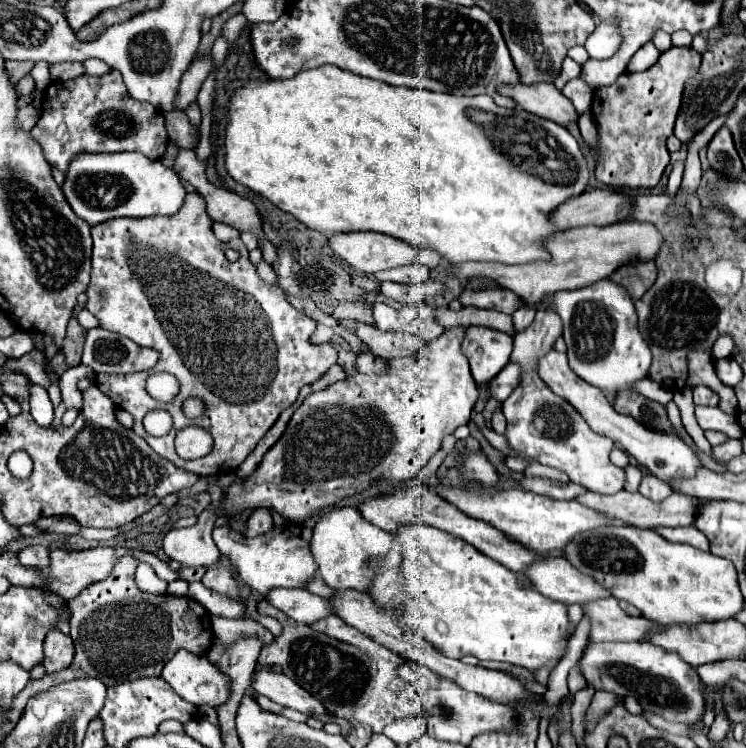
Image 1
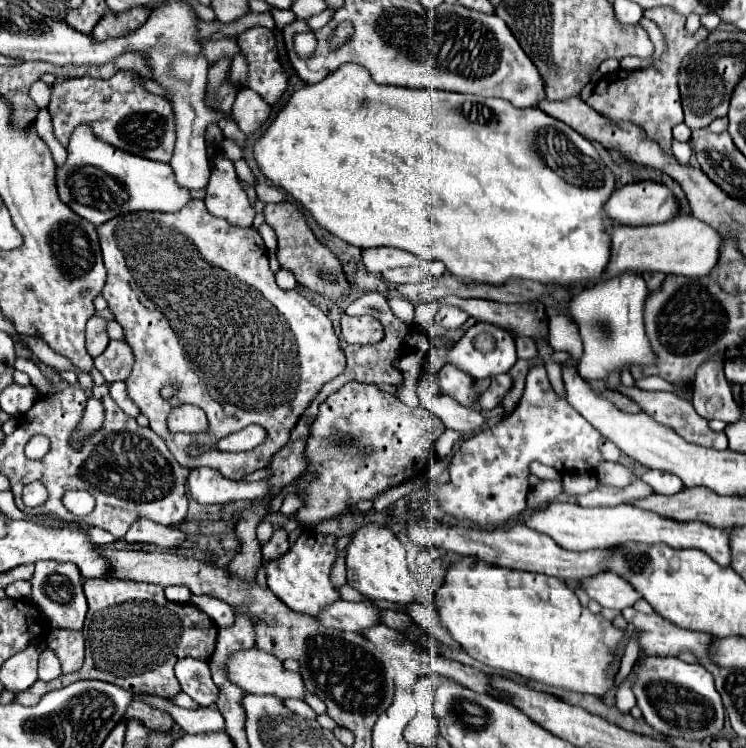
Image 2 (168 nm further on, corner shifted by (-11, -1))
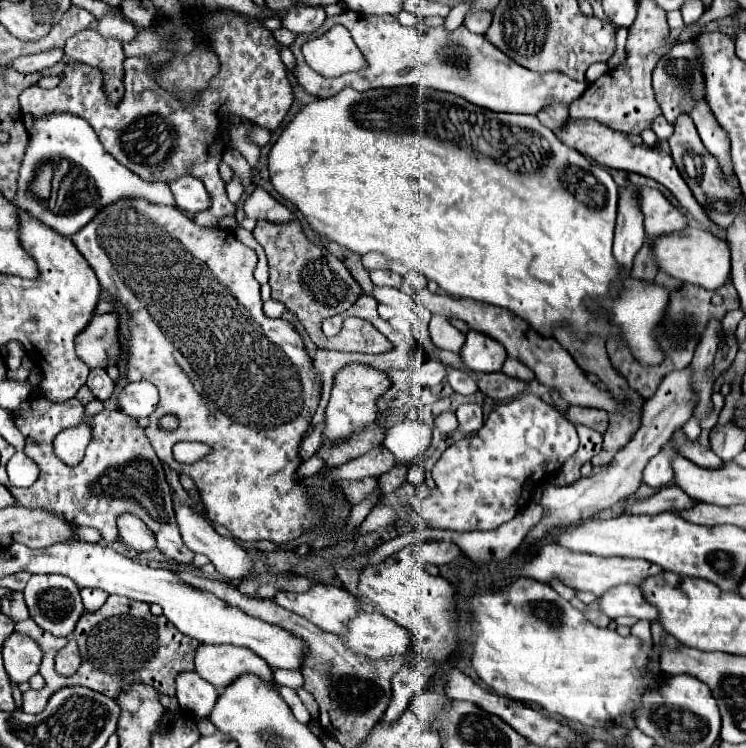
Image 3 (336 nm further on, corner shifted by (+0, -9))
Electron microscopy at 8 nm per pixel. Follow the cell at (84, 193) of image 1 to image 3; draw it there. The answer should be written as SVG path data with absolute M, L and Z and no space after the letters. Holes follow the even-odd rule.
M50 114L48 118L36 120L18 178L16 202L20 208L30 212L34 218L40 218L40 222L52 226L56 232L72 236L78 230L82 230L102 208L126 198L144 198L150 204L176 206L166 182L146 182L138 178L138 174L124 168L120 162L116 162L102 148L92 126L82 118L72 114ZM60 160L70 162L70 174L74 174L74 178L68 178L68 186L64 186L66 190L60 190L56 200L38 200L36 194L30 190L30 184L36 178L36 168L40 168L42 162Z

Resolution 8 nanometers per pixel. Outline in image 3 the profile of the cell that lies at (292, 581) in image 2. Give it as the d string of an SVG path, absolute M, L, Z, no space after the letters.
M314 582L310 590L302 594L278 592L274 600L282 608L296 612L314 626L332 634L342 634L348 618L354 618L360 612L358 600L350 592L324 582Z

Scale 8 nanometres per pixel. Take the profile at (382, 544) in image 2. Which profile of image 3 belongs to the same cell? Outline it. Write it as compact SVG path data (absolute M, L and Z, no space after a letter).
M402 548L380 564L362 568L358 576L360 596L366 596L378 606L378 610L390 620L412 632L412 662L408 662L394 676L394 690L388 710L384 712L380 724L394 724L410 706L414 696L426 686L428 674L446 660L456 644L456 612L454 612L454 588L442 576L430 576L420 568L412 556L410 548Z

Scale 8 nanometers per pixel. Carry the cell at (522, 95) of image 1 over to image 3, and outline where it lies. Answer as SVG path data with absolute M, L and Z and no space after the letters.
M568 118L566 124L564 124L560 130L556 130L556 136L560 136L560 142L564 142L564 144L576 148L580 154L590 156L592 160L596 160L598 164L602 164L602 166L606 166L606 168L636 172L636 174L642 174L642 176L648 176L648 178L660 182L662 186L666 186L666 188L676 196L676 200L680 202L680 206L686 208L692 218L696 218L698 222L702 222L716 238L724 238L724 236L726 236L726 232L724 232L722 228L718 228L718 226L706 216L704 208L696 202L692 190L688 188L688 184L686 184L684 178L680 176L678 168L674 166L674 160L672 160L670 154L666 154L664 150L660 150L660 148L648 148L640 136L630 136L630 134L624 134L624 132L616 132L616 130L608 128L606 124L596 122L596 120Z

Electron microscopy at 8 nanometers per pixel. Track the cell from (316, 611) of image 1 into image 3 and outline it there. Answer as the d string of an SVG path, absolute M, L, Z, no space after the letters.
M360 612L348 622L340 638L350 650L370 660L406 654L410 646L408 630L380 612Z

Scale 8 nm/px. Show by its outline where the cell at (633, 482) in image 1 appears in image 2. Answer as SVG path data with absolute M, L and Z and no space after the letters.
M601 462L595 474L601 484L609 484L609 486L627 486L629 482L635 480L635 474L619 462Z

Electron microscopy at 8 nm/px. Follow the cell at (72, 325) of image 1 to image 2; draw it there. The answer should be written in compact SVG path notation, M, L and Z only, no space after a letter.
M91 316L87 320L87 350L93 358L103 354L107 348L109 336L107 336L107 320L101 316Z

